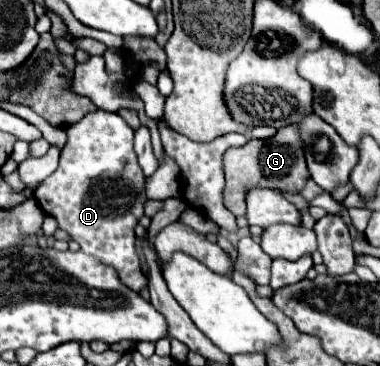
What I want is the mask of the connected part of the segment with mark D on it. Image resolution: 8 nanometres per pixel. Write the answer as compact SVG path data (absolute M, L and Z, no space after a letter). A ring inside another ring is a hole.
M91 112L67 128L67 146L59 168L33 192L45 214L53 216L61 230L75 240L85 254L99 258L117 270L121 282L139 292L147 286L135 250L135 224L143 216L145 176L133 150L133 130L111 112Z

